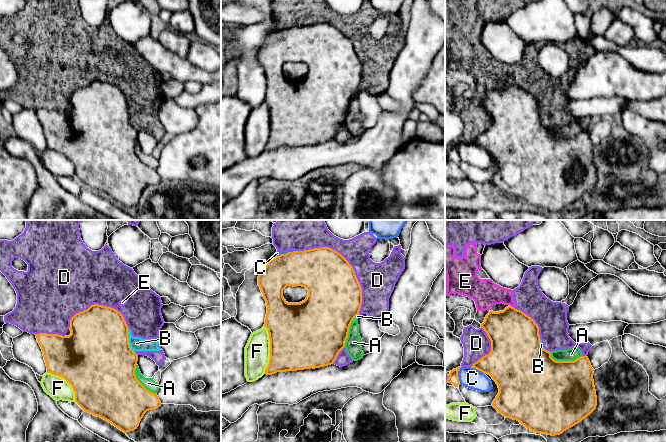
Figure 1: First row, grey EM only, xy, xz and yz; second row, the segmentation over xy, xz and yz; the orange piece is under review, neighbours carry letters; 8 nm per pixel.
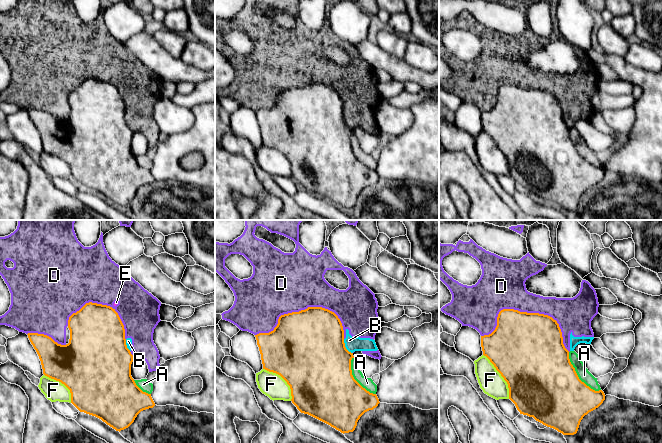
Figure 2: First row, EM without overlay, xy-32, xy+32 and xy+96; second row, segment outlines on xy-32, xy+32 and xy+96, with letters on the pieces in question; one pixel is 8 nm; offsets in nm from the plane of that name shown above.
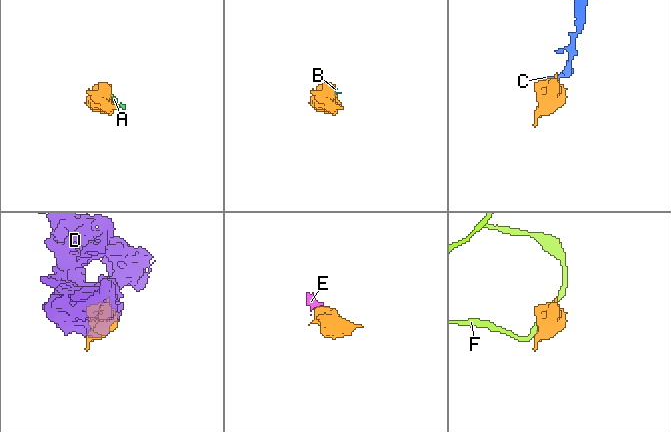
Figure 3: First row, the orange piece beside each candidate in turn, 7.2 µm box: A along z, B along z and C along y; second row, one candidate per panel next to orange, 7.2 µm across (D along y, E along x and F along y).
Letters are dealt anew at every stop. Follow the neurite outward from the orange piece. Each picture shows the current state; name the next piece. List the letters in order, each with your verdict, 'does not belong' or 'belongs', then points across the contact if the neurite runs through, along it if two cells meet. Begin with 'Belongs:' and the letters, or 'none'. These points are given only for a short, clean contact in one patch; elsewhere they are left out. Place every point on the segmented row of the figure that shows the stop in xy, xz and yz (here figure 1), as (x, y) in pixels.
Belongs: none
A: does not belong
B: does not belong; border along xy (128, 328), (128, 343), (134, 352)
C: does not belong
D: does not belong
E: does not belong
F: does not belong

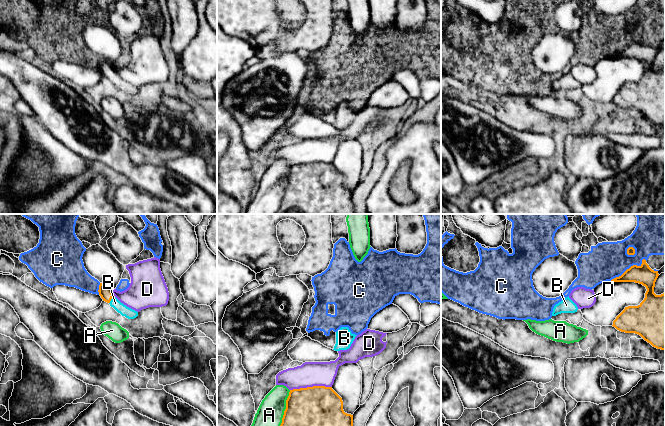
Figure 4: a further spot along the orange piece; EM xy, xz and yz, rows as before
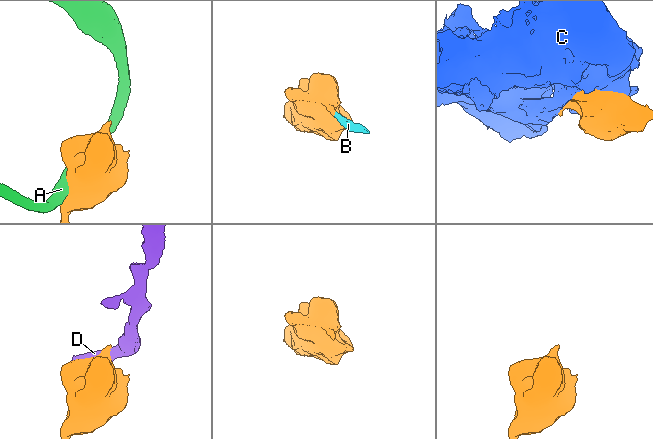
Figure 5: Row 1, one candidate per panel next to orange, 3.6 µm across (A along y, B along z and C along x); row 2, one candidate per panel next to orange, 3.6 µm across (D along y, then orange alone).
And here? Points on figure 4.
Belongs: B
A: does not belong
B: belongs; runs through xy (105, 292), (110, 300), (129, 313)
C: does not belong
D: does not belong

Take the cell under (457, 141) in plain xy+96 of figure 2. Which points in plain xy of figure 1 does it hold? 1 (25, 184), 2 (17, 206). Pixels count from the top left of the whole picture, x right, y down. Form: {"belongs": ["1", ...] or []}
{"belongs": []}

